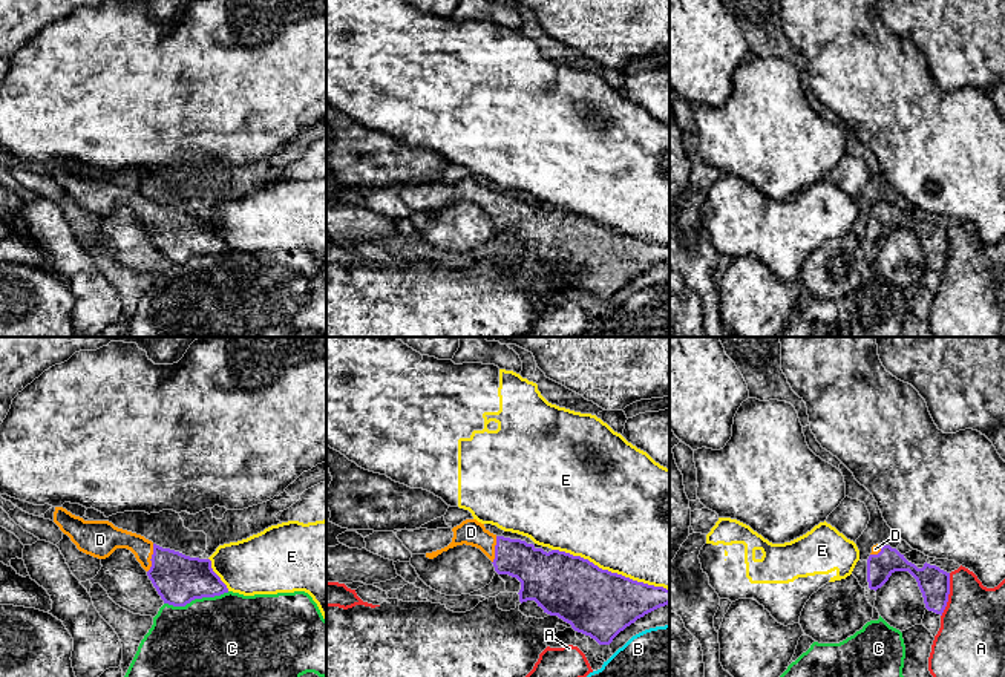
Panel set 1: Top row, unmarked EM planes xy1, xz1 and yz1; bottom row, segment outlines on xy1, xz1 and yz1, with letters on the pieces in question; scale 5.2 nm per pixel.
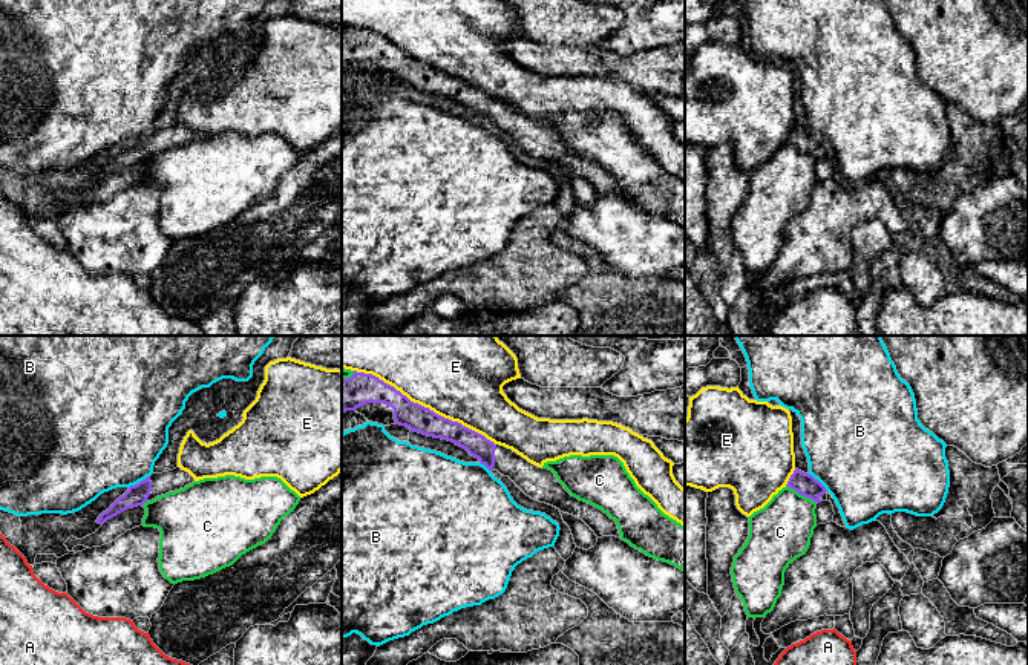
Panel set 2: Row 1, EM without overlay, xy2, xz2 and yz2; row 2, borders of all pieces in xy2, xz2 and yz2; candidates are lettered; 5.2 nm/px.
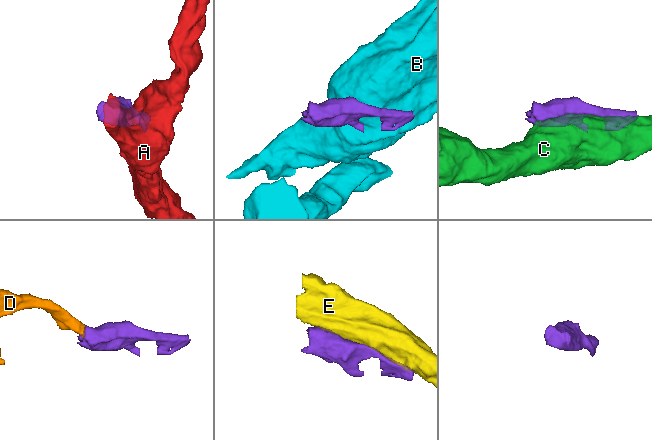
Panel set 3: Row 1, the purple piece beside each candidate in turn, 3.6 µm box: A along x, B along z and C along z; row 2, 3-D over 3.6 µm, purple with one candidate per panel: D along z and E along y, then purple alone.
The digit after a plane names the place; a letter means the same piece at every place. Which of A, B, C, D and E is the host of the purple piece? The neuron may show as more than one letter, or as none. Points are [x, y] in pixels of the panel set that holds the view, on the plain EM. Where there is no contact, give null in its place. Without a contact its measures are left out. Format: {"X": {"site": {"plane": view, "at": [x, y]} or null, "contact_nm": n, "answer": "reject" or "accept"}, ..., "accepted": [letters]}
{"A": {"site": {"plane": "yz1", "at": [949, 250]}, "contact_nm": 240, "answer": "reject"}, "B": {"site": {"plane": "xy2", "at": [140, 138]}, "contact_nm": 130, "answer": "reject"}, "C": {"site": {"plane": "xy1", "at": [196, 255]}, "contact_nm": 360, "answer": "reject"}, "D": {"site": {"plane": "xy1", "at": [152, 215]}, "contact_nm": 160, "answer": "accept"}, "E": {"site": {"plane": "xz2", "at": [423, 63]}, "contact_nm": 850, "answer": "reject"}, "accepted": ["D"]}

